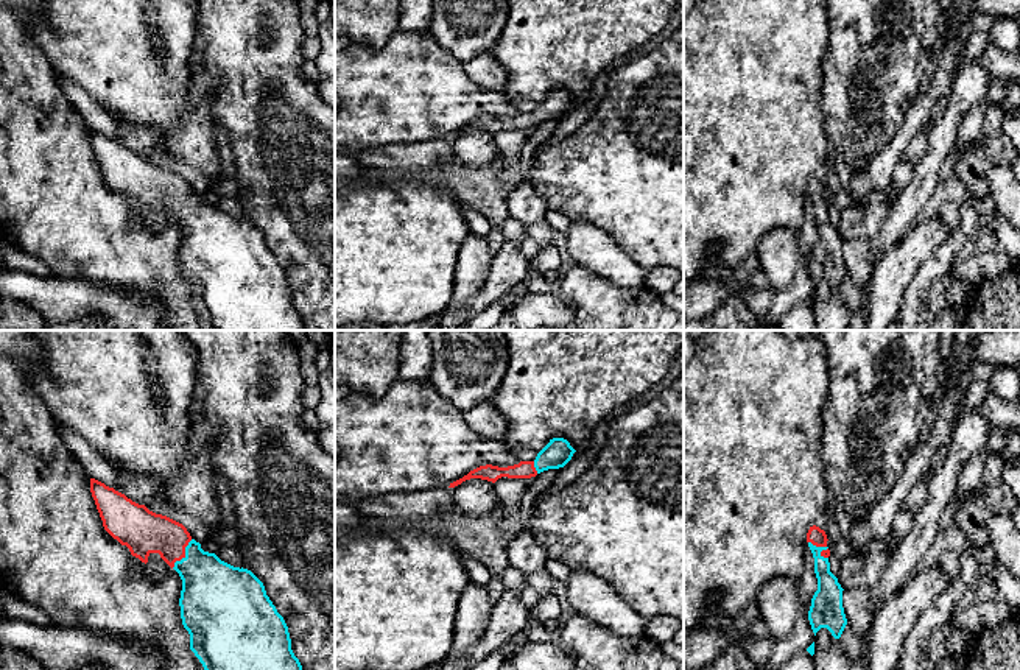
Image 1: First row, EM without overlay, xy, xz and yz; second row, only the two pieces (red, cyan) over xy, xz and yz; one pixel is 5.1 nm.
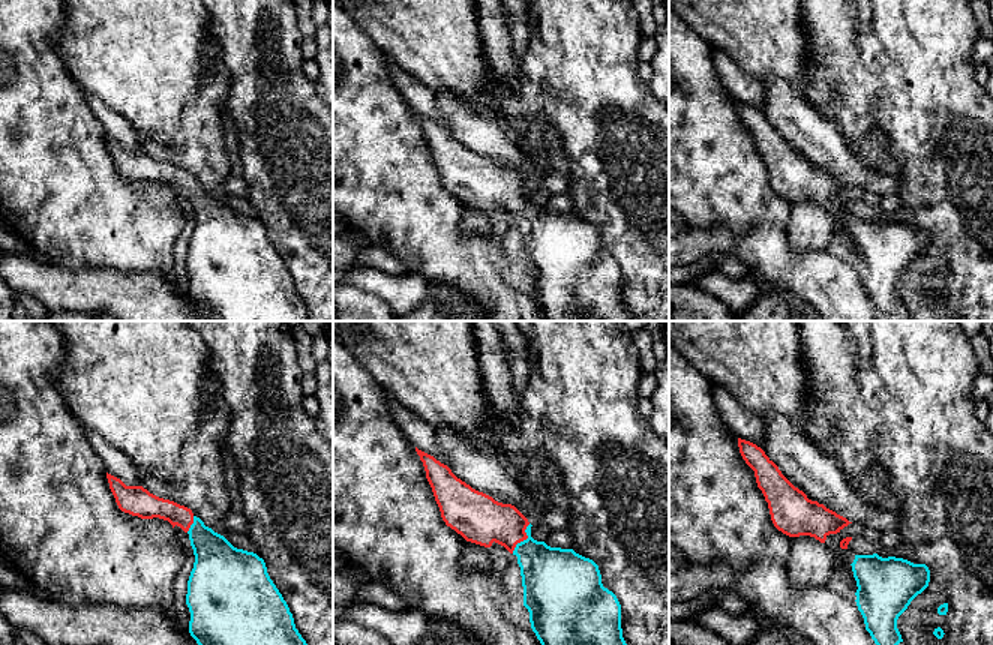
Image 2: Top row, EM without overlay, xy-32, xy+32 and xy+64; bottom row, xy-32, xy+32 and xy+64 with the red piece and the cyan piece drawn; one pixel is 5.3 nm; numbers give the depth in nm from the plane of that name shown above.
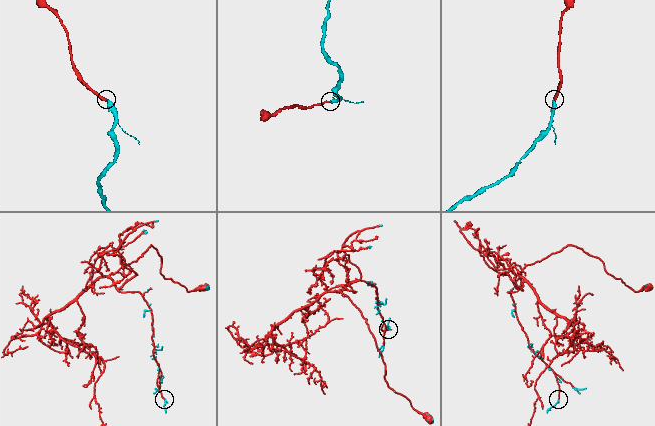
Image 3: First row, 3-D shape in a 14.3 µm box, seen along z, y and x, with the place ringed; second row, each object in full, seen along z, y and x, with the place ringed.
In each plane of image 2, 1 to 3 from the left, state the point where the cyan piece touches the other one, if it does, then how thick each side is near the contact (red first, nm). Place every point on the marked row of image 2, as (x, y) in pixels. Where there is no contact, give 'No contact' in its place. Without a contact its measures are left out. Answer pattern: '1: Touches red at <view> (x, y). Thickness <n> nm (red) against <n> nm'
1: Touches red at xy-32 (191, 524). Thickness 140 nm (red) against 240 nm
2: Touches red at xy+32 (524, 539). Thickness 260 nm (red) against 320 nm
3: No contact

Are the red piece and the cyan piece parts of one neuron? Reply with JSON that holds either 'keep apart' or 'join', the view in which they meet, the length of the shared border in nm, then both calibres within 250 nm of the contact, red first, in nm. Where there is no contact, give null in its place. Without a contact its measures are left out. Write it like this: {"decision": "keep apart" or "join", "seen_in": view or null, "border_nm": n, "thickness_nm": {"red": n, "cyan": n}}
{"decision": "join", "seen_in": "yz", "border_nm": 140, "thickness_nm": {"red": 90, "cyan": 130}}

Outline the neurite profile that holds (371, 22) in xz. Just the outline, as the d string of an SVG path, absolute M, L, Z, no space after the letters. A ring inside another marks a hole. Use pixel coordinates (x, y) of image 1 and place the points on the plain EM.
M335 0L335 36L383 47L399 30L399 0Z

